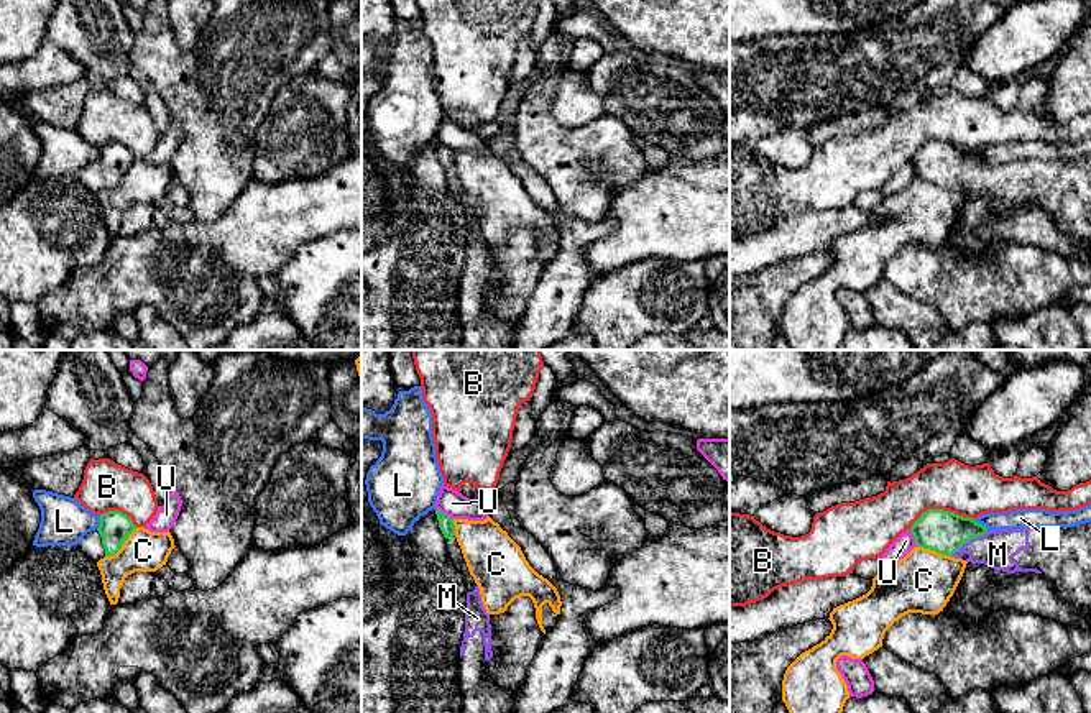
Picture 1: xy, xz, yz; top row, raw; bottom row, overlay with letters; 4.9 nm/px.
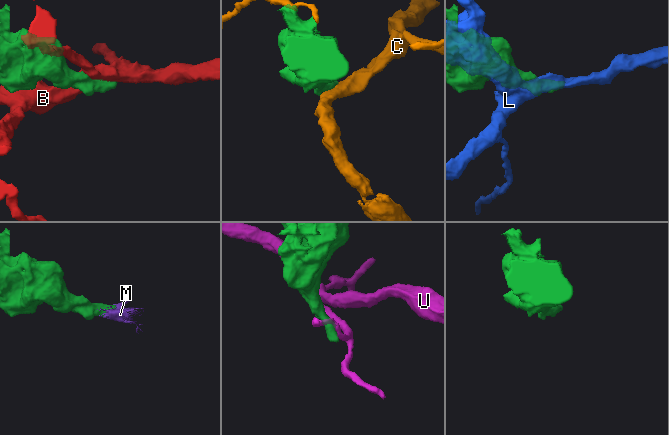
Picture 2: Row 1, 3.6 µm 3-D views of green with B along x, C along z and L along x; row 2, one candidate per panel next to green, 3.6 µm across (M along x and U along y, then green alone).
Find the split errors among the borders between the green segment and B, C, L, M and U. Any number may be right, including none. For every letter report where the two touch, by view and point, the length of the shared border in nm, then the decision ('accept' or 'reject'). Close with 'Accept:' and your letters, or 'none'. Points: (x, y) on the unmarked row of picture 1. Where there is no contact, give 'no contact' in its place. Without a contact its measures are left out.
B: meets green in yz at (940, 142); contact 320 nm long; reject
C: meets green in xy at (122, 176); contact 220 nm long; reject
L: meets green in xy at (101, 155); contact 80 nm long; reject
M: meets green in yz at (968, 173); contact 240 nm long; accept
U: meets green in xz at (442, 145); contact 110 nm long; reject
Accept: M

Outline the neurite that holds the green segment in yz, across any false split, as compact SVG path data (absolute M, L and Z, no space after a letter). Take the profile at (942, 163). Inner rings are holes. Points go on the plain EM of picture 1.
M928 141L912 156L910 164L915 169L917 179L930 181L941 187L961 191L968 186L966 194L984 196L1007 205L1043 205L1079 246L1091 246L1091 154L1075 159L989 163L971 150L943 141Z

